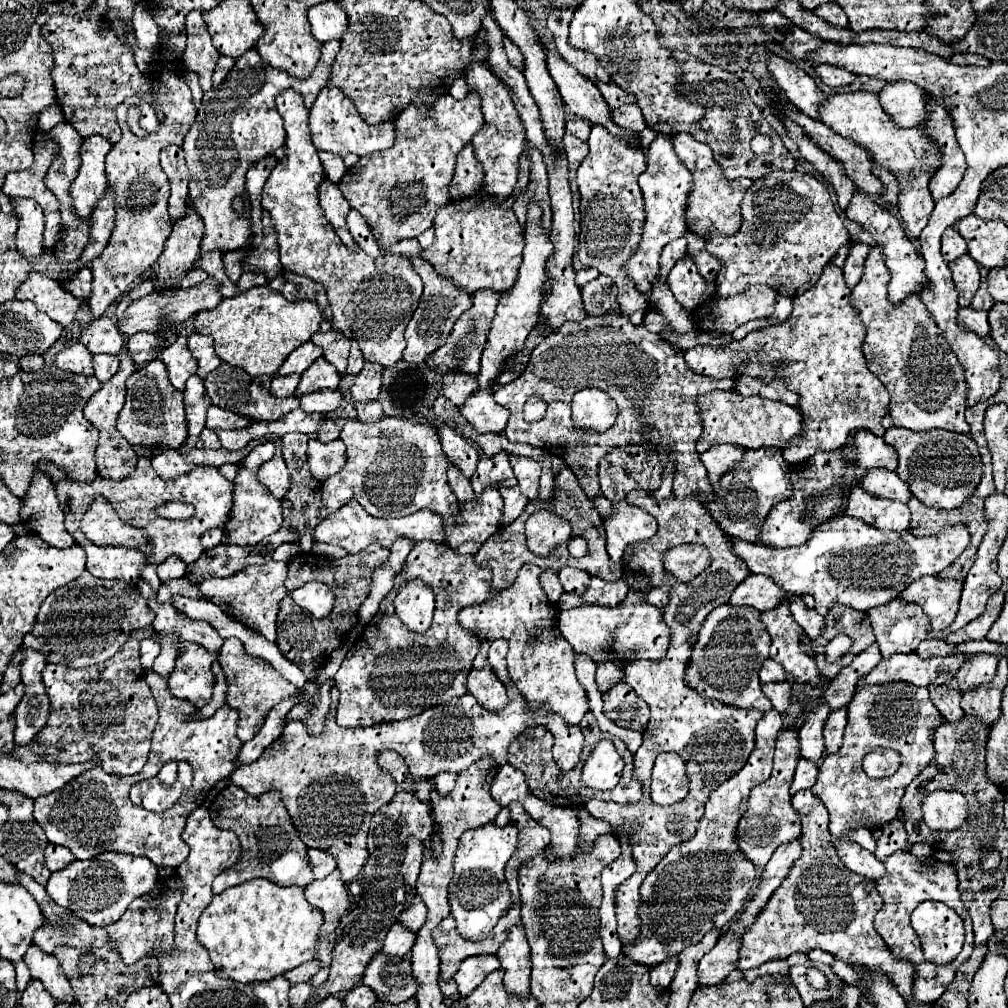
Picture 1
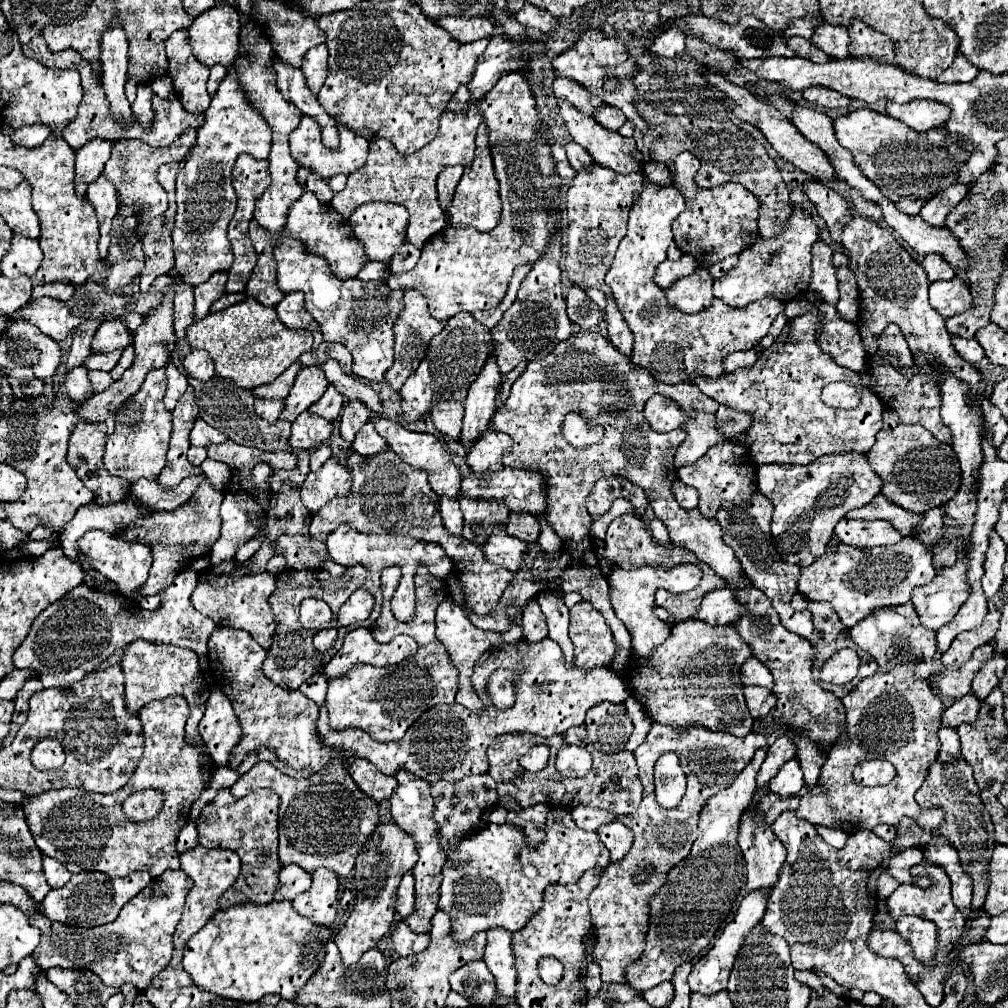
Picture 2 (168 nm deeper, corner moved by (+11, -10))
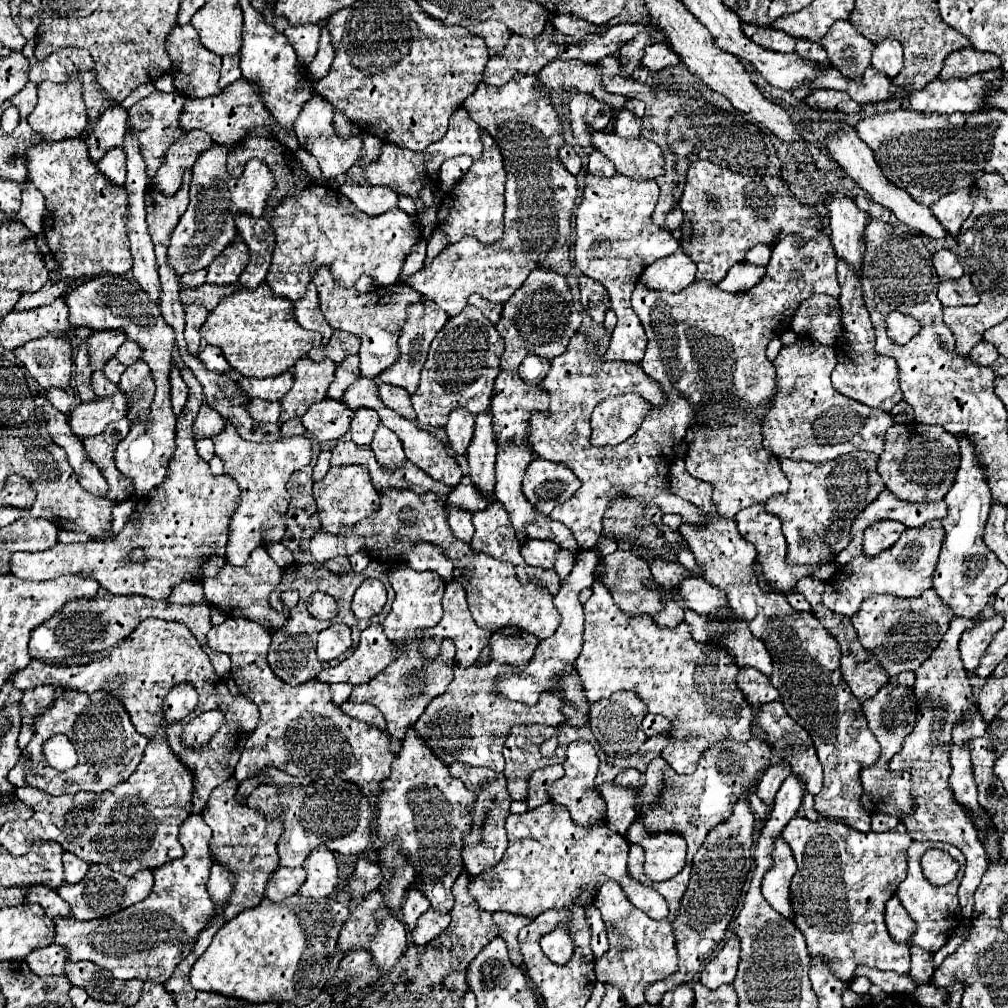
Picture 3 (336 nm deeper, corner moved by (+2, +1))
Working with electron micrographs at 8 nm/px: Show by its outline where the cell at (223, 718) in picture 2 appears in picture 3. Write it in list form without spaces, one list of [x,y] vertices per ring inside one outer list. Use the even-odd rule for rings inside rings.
[[[206,711],[206,713],[200,713],[198,717],[194,717],[186,725],[186,735],[192,741],[208,743],[214,737],[214,733],[220,729],[222,723],[224,723],[224,713],[220,713],[220,711]]]

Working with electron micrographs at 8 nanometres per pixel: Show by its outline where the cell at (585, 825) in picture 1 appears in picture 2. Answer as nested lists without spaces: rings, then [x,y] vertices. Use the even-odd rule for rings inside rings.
[[[551,808],[547,814],[545,832],[547,832],[545,842],[539,844],[537,848],[529,848],[525,844],[521,830],[513,828],[509,824],[503,824],[503,826],[489,824],[485,830],[479,830],[477,834],[471,834],[459,842],[459,846],[455,850],[459,864],[453,866],[453,862],[447,860],[447,864],[443,866],[441,896],[439,896],[439,906],[437,906],[441,912],[449,914],[451,932],[453,932],[455,940],[461,940],[461,942],[471,940],[477,932],[485,932],[489,928],[505,928],[509,932],[515,932],[521,926],[525,926],[525,922],[541,908],[543,890],[549,884],[553,884],[553,882],[571,884],[571,882],[577,882],[581,878],[581,874],[589,868],[595,868],[595,866],[607,868],[609,866],[609,850],[605,848],[605,844],[599,840],[599,836],[595,832],[585,832],[585,830],[577,828],[577,824],[573,822],[573,818],[567,810]]]

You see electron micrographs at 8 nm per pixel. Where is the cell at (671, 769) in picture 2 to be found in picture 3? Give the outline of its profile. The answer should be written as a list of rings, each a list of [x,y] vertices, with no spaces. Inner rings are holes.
[[[600,579],[592,585],[592,597],[584,603],[584,639],[582,639],[582,653],[576,659],[576,671],[580,675],[586,699],[590,703],[610,697],[616,691],[634,691],[648,703],[650,713],[660,713],[674,723],[672,737],[676,743],[670,743],[662,757],[664,761],[680,775],[694,773],[698,759],[710,745],[732,739],[732,741],[748,741],[750,739],[750,723],[752,723],[752,709],[744,695],[736,687],[736,673],[738,665],[728,657],[728,653],[716,645],[702,645],[690,637],[690,629],[686,623],[680,623],[674,629],[658,629],[648,615],[642,617],[626,617],[612,601],[612,595],[602,585]]]

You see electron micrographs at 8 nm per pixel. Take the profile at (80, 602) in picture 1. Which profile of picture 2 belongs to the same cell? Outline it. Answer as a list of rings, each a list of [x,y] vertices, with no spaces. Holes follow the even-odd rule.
[[[183,570],[173,584],[163,590],[161,604],[157,610],[143,610],[139,604],[117,592],[101,592],[79,584],[69,590],[61,600],[49,604],[31,624],[31,630],[25,642],[15,650],[13,662],[15,668],[29,668],[39,674],[39,680],[45,688],[65,688],[73,682],[83,680],[91,674],[101,662],[105,662],[117,648],[125,648],[137,638],[175,644],[189,648],[199,656],[207,654],[207,640],[215,630],[213,620],[197,612],[189,596],[197,586],[197,572]]]

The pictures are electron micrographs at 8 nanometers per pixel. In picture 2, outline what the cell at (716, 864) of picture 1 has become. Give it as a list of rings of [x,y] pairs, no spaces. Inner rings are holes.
[[[759,748],[735,782],[705,802],[699,816],[699,836],[691,854],[669,870],[667,882],[655,896],[651,896],[645,952],[627,968],[627,982],[637,990],[637,994],[643,994],[663,980],[671,980],[677,966],[699,958],[713,942],[719,922],[725,922],[731,914],[733,902],[745,884],[745,862],[737,846],[739,818],[753,800],[755,776],[765,760],[765,754],[767,748]]]

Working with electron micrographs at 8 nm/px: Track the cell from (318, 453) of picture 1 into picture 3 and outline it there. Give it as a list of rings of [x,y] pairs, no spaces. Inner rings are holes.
[[[364,465],[330,467],[326,477],[314,483],[314,499],[318,503],[318,517],[322,529],[334,535],[346,533],[346,529],[356,525],[356,521],[372,517],[380,507],[380,493],[374,489],[370,481],[370,473]]]

